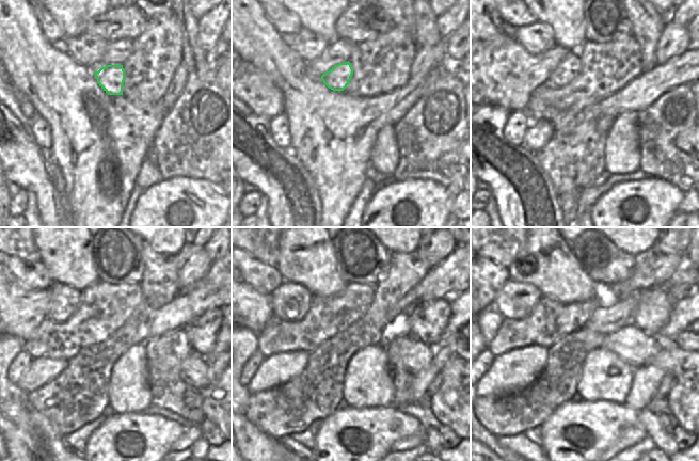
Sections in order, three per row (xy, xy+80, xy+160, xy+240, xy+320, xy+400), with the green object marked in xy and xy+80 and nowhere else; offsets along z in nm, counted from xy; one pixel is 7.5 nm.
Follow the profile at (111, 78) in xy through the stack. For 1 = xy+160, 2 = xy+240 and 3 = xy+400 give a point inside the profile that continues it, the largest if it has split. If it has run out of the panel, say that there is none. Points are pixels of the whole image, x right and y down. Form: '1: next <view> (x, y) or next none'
1: next xy+160 (567, 70)
2: next xy+240 (64, 299)
3: next xy+400 (514, 300)

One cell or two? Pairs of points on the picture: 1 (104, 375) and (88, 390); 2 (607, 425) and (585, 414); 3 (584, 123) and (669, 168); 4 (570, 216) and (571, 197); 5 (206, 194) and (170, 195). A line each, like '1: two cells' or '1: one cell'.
1: one cell
2: one cell
3: two cells
4: one cell
5: one cell

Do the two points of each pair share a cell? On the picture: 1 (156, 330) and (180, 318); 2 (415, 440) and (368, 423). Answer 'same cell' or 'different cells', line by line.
1: same cell
2: different cells

